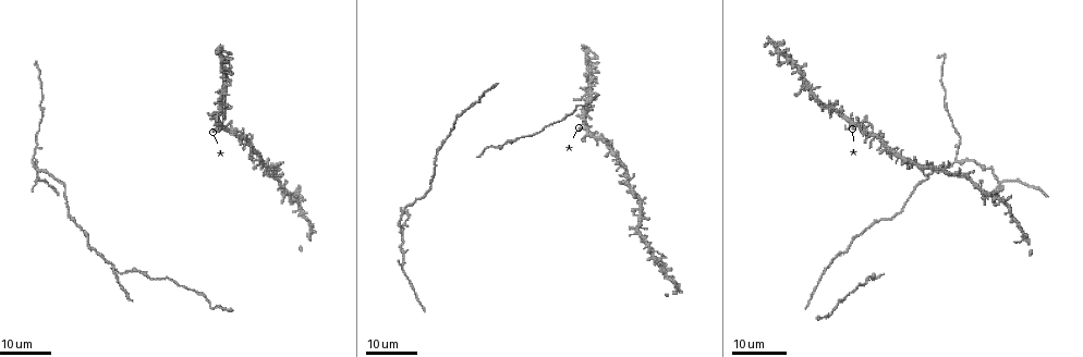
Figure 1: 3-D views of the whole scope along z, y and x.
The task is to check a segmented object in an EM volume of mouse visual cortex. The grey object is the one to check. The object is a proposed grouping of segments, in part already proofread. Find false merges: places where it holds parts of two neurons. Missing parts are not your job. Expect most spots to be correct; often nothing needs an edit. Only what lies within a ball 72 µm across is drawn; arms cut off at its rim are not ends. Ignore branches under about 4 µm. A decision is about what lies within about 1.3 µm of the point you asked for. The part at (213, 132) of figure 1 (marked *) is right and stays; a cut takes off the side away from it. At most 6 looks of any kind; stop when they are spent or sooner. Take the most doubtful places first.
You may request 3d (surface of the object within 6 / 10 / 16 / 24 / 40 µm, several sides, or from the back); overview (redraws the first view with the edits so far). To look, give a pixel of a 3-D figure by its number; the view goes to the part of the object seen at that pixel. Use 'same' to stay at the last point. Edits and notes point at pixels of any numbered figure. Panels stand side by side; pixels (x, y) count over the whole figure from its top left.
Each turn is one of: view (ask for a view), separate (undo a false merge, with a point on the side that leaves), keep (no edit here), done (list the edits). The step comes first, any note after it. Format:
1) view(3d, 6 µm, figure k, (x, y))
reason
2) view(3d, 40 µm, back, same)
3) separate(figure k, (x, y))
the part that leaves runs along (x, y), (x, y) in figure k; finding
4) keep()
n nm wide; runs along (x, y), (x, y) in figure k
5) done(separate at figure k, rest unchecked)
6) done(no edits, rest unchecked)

view(3d, 16 µm, figure 1, (34, 160))
arms part here

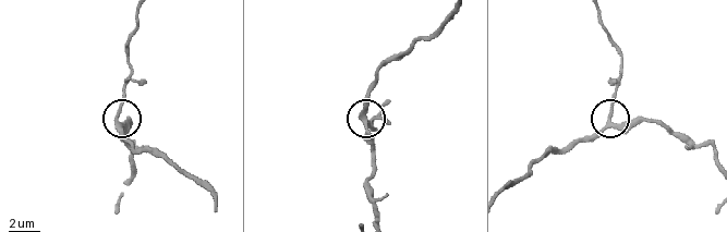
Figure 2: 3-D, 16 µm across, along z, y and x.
view(3d, 6 µm, figure 2, (362, 118))

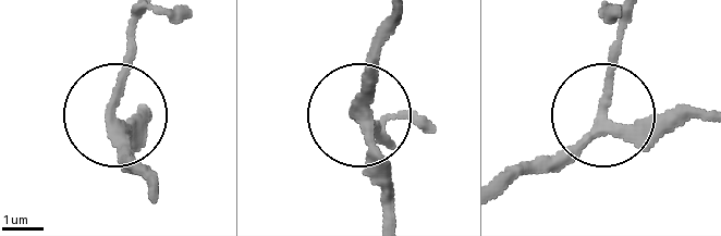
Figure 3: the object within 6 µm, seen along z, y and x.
keep()
side arm 22 µm; runs along (398, 15), (366, 109), (369, 171), (387, 209) in figure 3; all the same neuron

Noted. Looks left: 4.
view(3d, 24 µm, figure 1, (434, 155))
narrows sharply

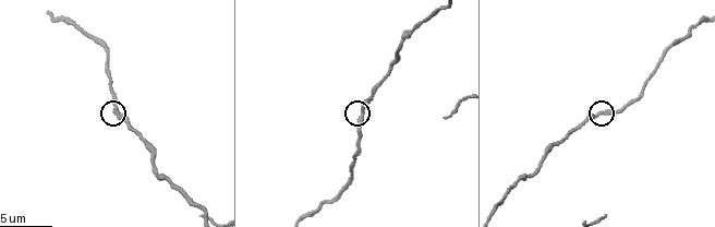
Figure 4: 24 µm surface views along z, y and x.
view(3d, 6 µm, figure 4, (363, 114))
closer look

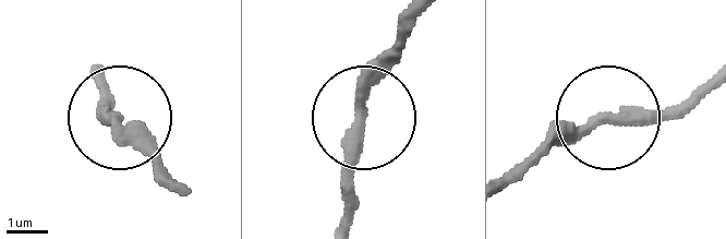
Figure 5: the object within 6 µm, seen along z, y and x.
keep()
310 nm wide; one neuron here

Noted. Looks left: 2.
view(3d, 16 µm, figure 1, (40, 121))

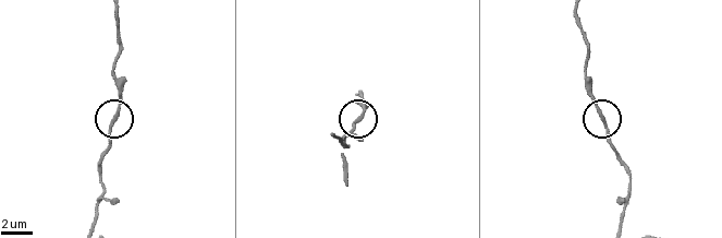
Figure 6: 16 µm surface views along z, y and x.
view(3d, 6 µm, figure 6, (118, 112))
zoom in

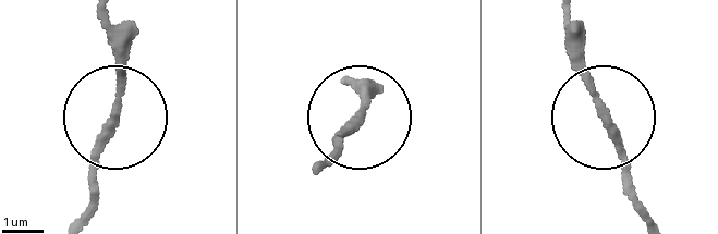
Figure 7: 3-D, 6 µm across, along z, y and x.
keep()
all the same neuron

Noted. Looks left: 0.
done(no edits, rest unchecked)

